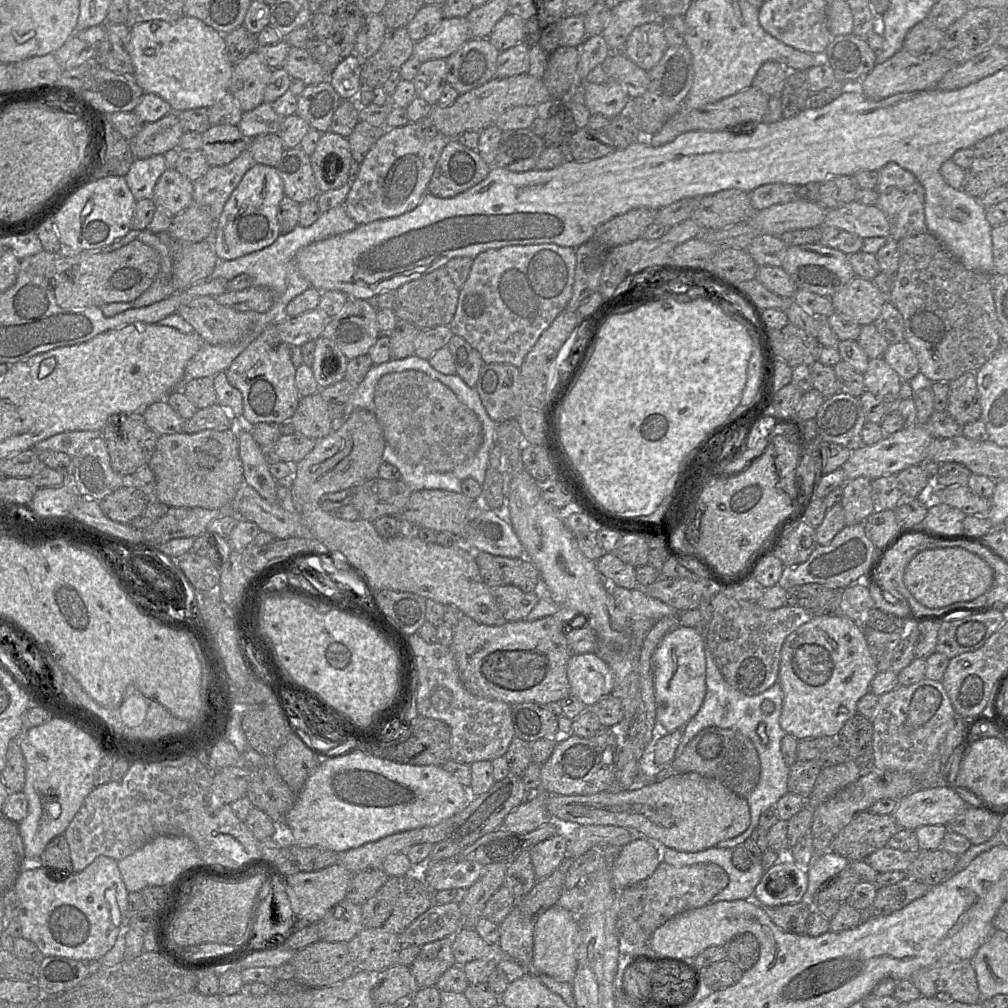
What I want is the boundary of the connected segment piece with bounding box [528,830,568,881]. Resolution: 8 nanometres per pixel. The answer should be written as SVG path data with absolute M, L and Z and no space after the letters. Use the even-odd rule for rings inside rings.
M559 830L559 833L528 850L537 881L550 876L564 861L567 840L566 835Z

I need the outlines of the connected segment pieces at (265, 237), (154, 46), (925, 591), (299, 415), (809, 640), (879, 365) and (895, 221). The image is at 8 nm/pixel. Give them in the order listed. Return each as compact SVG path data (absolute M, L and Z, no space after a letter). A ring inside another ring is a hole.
M255 163L231 193L216 222L211 245L219 260L233 260L273 244L281 234L277 213L284 196L278 170Z
M182 16L174 22L149 21L130 28L127 51L131 58L133 77L144 94L155 94L166 101L173 112L210 108L229 92L234 65L226 52L225 37L197 18Z
M962 548L927 549L919 552L907 565L903 577L904 585L912 596L931 609L974 600L992 587L993 580L992 568L977 555Z
M319 392L301 397L290 419L296 433L315 440L330 434L333 429L328 406Z
M841 614L814 615L809 622L788 635L781 648L778 682L784 699L780 726L798 740L837 737L845 723L857 714L857 703L870 691L871 682L877 673L861 623Z
M870 359L864 373L866 390L881 397L885 401L894 401L900 398L900 388L903 380L898 373L883 359Z
M895 162L886 164L878 171L878 192L876 207L888 217L891 225L890 238L899 241L903 238L927 232L925 220L925 190L916 177Z

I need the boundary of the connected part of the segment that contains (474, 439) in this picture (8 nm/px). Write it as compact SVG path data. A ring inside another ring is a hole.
M416 370L388 373L380 378L374 392L374 414L386 443L406 463L422 467L427 472L452 472L473 457L483 441L482 424L477 415L450 388Z

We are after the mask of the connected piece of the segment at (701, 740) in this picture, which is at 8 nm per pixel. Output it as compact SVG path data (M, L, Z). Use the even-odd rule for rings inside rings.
M709 726L702 729L684 747L682 753L675 756L671 763L675 774L696 772L704 777L713 778L738 796L746 799L754 790L760 779L761 763L753 742L737 729Z

